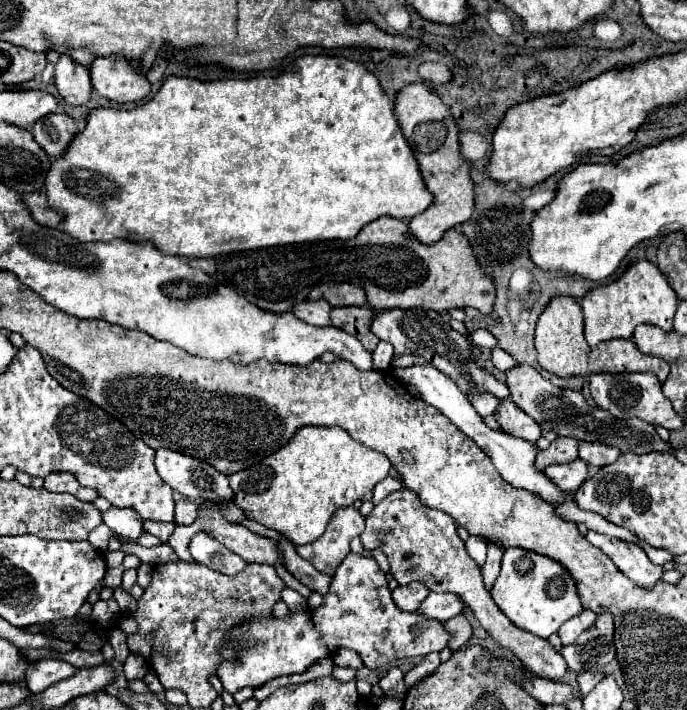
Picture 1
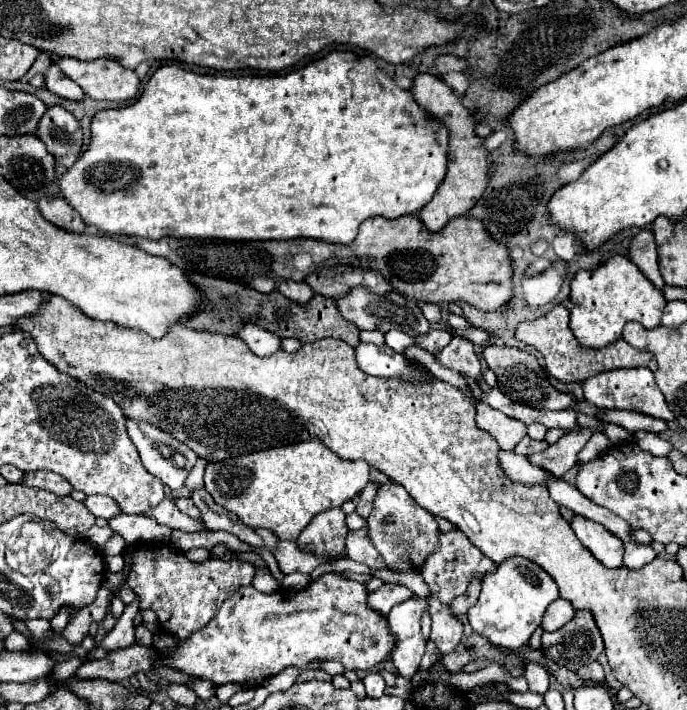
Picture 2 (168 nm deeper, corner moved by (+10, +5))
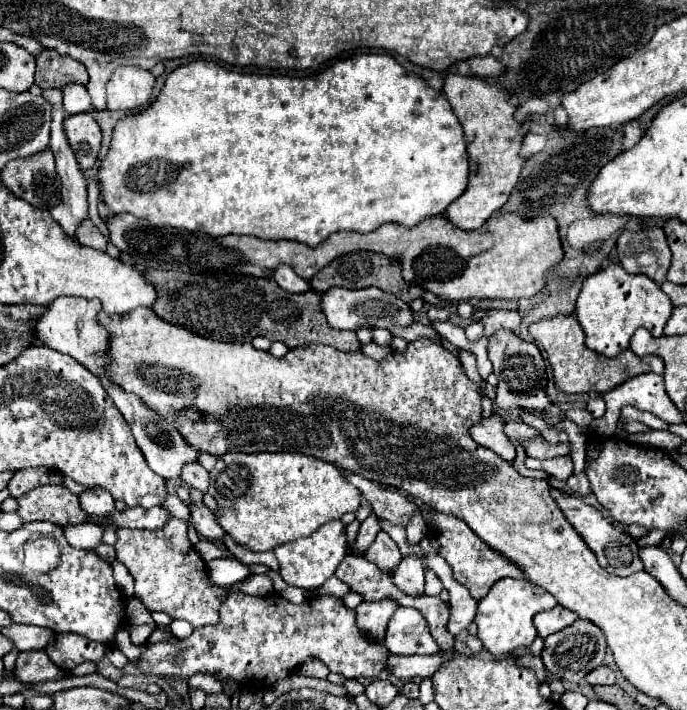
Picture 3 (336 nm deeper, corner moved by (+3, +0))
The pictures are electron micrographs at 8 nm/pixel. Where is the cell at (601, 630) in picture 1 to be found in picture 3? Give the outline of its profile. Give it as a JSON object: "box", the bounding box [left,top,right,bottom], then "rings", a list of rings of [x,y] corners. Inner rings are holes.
{"box":[541,619,607,683],"rings":[[[577,619],[573,625],[545,637],[545,649],[541,653],[541,659],[553,677],[569,683],[579,683],[589,671],[593,671],[603,663],[605,649],[607,649],[607,643],[601,629],[591,621]]]}

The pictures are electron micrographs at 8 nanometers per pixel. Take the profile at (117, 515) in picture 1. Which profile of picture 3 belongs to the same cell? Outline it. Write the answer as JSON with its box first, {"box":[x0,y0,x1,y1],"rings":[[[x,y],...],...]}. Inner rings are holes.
{"box":[79,487,115,515],"rings":[[[93,487],[93,489],[83,491],[79,495],[79,505],[89,515],[107,515],[109,511],[115,509],[113,497],[109,495],[109,491],[105,491],[101,487]]]}

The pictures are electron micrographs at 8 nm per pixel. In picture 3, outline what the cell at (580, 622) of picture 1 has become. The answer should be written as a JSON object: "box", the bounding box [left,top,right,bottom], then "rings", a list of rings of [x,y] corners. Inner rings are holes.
{"box":[533,605,579,639],"rings":[[[557,605],[557,607],[549,609],[549,611],[539,611],[539,613],[533,617],[533,623],[535,623],[537,635],[545,639],[547,635],[551,635],[551,633],[555,633],[555,631],[561,631],[563,627],[575,623],[577,619],[579,619],[579,617],[577,617],[573,611]]]}

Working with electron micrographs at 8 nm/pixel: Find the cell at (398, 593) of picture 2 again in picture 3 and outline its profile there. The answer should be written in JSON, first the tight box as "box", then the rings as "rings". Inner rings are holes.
{"box":[357,599,397,641],"rings":[[[385,599],[385,603],[361,603],[357,613],[357,627],[365,635],[365,639],[381,641],[387,631],[387,621],[393,615],[397,605],[391,599]]]}

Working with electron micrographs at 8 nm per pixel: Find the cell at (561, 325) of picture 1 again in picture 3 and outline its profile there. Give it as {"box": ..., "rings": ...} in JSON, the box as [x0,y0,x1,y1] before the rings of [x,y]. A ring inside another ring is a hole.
{"box":[529,315,663,393],"rings":[[[555,315],[551,319],[541,319],[529,327],[531,337],[543,345],[547,353],[547,361],[553,367],[553,381],[555,387],[563,393],[605,393],[615,389],[617,385],[625,383],[627,379],[641,375],[641,373],[663,373],[663,359],[659,355],[647,355],[647,357],[637,357],[631,349],[623,351],[621,355],[609,359],[603,357],[591,349],[585,347],[583,339],[585,335],[581,333],[581,327],[575,317],[571,315]]]}

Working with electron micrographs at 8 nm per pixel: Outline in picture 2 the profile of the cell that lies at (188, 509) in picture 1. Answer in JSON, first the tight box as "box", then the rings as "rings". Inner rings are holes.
{"box":[176,498,198,518],"rings":[[[176,498],[176,508],[186,514],[186,516],[192,516],[192,518],[198,518],[198,508],[194,506],[194,502],[190,498]]]}

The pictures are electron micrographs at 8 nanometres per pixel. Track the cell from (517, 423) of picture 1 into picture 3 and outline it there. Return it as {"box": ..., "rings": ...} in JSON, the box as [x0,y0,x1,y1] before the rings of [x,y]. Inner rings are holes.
{"box":[469,415,515,463],"rings":[[[491,415],[489,419],[481,419],[479,423],[475,423],[469,429],[469,435],[479,445],[495,451],[499,457],[503,457],[505,461],[511,463],[515,459],[515,447],[511,445],[507,435],[503,433],[503,425],[505,425],[505,421],[499,415]]]}

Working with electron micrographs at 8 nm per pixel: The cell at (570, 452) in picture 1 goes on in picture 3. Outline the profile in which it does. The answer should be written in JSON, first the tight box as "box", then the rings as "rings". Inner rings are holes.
{"box":[503,421,539,441],"rings":[[[509,421],[509,423],[505,423],[503,431],[505,431],[507,437],[513,437],[513,439],[517,439],[517,441],[521,441],[521,439],[531,439],[531,437],[537,437],[537,435],[539,435],[537,429],[529,427],[529,425],[523,423],[523,421]]]}

